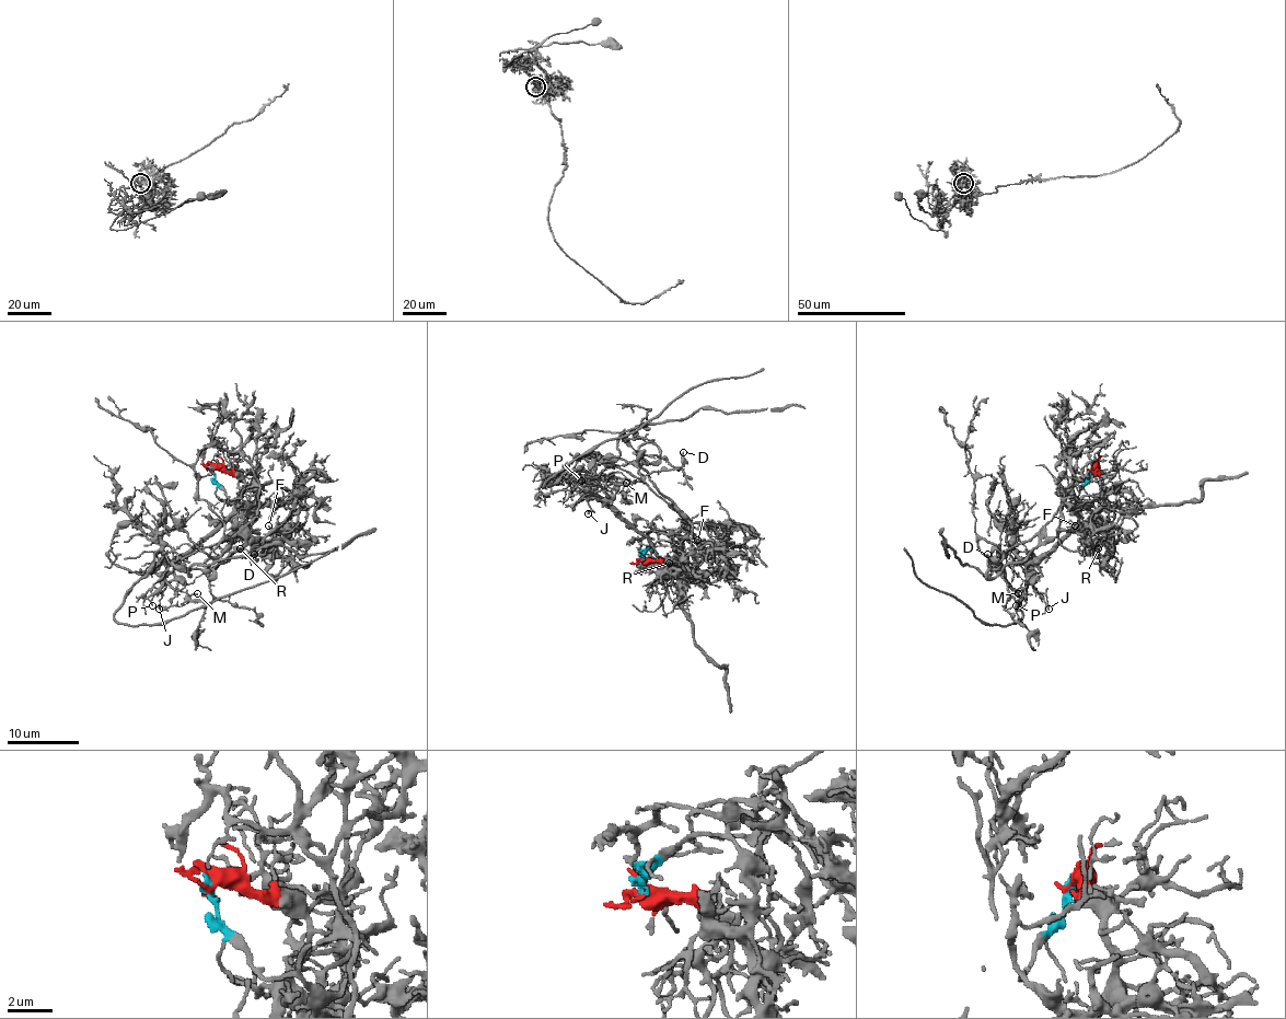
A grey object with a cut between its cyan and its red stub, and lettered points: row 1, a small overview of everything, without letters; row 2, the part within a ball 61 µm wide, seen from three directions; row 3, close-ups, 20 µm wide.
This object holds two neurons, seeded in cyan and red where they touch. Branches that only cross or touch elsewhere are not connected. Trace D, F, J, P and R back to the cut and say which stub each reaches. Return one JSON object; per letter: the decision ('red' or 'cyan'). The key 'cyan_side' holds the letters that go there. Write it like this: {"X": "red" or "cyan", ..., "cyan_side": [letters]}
{"D": "cyan", "F": "cyan", "J": "red", "P": "red", "R": "cyan", "cyan_side": ["D", "F", "R"]}

